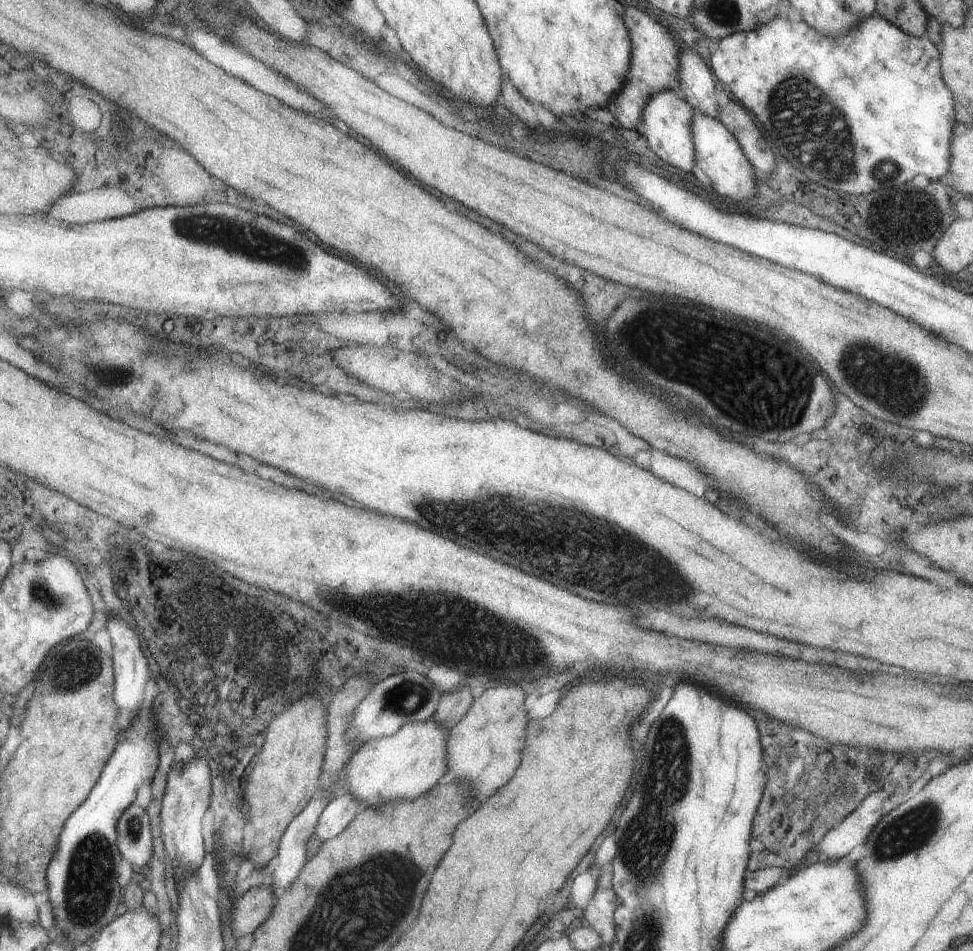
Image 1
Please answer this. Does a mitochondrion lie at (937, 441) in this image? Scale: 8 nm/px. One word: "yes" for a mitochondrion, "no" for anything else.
no

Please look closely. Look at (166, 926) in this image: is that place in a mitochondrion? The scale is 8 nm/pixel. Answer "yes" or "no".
no

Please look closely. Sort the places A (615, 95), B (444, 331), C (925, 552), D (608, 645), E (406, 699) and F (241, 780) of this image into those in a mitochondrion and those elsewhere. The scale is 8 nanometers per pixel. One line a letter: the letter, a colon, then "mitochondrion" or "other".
A: other
B: other
C: other
D: other
E: mitochondrion
F: other

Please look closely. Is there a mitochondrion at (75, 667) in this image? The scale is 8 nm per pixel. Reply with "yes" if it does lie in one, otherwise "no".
yes

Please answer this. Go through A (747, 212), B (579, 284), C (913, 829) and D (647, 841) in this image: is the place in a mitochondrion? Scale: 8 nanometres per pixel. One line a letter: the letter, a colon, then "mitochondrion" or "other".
A: other
B: other
C: mitochondrion
D: mitochondrion

